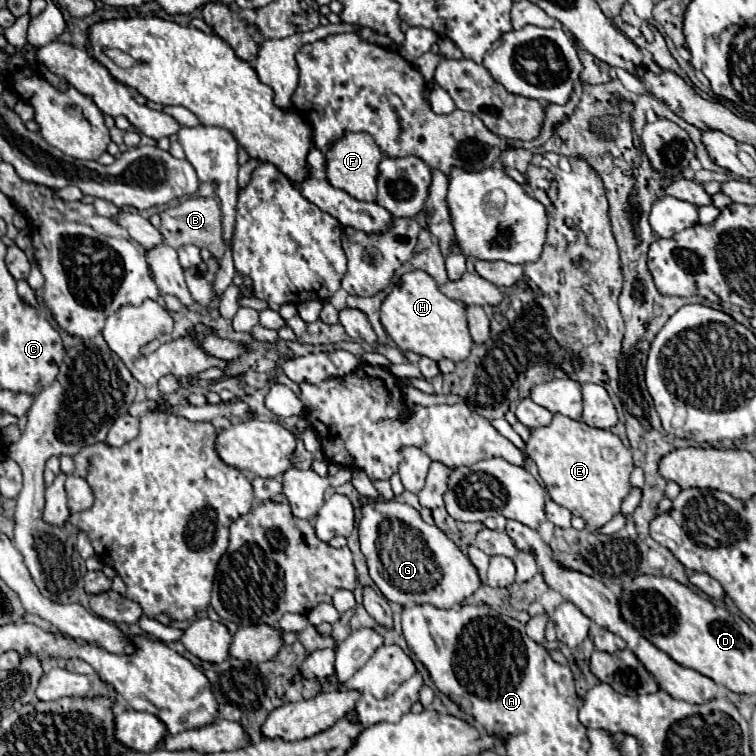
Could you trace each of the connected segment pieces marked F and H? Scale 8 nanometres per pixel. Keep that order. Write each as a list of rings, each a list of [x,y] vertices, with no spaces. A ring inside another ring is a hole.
[[[350,132],[334,142],[334,146],[326,152],[326,176],[334,188],[348,192],[356,200],[374,202],[376,200],[376,178],[378,164],[382,160],[382,152],[376,146],[374,138],[364,132]]]
[[[414,270],[402,276],[400,286],[396,286],[384,300],[380,314],[382,314],[380,320],[388,336],[402,352],[410,350],[432,360],[448,358],[452,362],[466,360],[468,352],[471,352],[473,341],[464,304],[454,302],[440,294],[438,284],[432,278],[428,278],[428,274],[424,274],[422,270]]]

